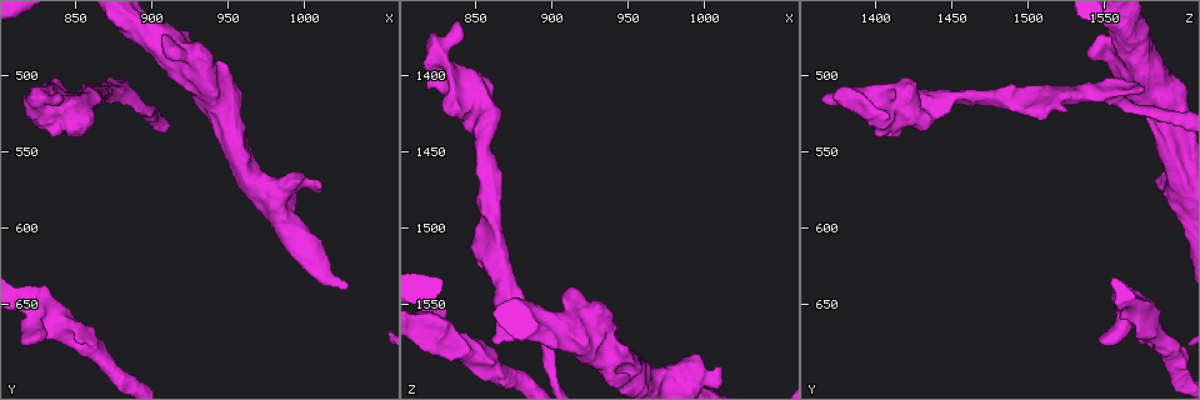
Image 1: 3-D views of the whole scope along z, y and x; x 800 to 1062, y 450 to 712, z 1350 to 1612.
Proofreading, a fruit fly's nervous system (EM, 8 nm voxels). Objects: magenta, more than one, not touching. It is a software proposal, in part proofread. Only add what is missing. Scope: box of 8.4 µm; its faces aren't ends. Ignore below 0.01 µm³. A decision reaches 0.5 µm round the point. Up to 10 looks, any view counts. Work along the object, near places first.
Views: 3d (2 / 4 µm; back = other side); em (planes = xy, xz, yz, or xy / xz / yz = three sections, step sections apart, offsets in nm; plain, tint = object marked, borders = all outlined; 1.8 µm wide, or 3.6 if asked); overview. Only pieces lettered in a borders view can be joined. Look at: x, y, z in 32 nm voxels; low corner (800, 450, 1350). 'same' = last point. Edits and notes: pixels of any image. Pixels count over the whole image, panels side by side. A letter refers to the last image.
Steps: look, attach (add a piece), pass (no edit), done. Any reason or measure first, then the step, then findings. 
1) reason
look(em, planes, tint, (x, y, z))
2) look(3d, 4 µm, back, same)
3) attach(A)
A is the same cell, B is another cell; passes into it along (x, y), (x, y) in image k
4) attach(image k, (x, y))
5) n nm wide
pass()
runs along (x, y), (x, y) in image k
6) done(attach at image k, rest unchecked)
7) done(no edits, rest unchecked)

an open end
look(3d, 4 µm, (828, 672, 1556))

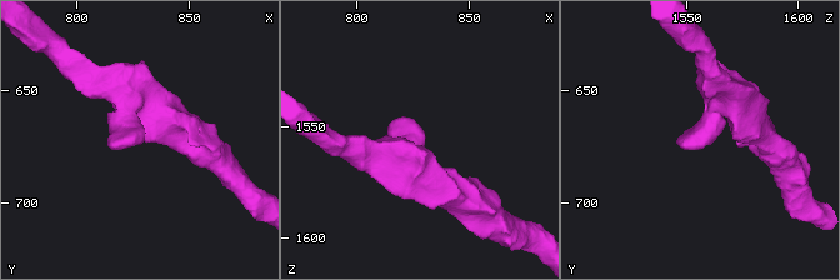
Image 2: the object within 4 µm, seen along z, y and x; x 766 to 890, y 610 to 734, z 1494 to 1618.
need the tissue
look(em, planes, borders, (829, 672, 1556))

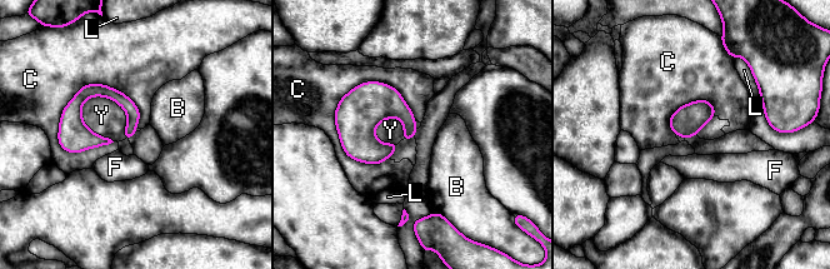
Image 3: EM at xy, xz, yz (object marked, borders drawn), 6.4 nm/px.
C touches over 600 nm
pass()
B, C, F, L and Y are other cells; border along (141, 114), (84, 84), (56, 140) in image 3; no lettered piece goes on from it

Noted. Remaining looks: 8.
sharp bend
look(3d, 4 µm, (986, 572, 1590))

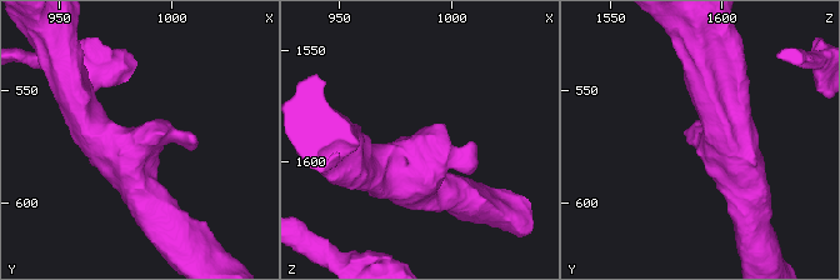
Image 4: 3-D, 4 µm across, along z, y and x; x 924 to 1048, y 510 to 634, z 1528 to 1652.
arms of 200, 750 nm; now the EM
look(em, 3.6 µm, planes, borders, (987, 573, 1593))

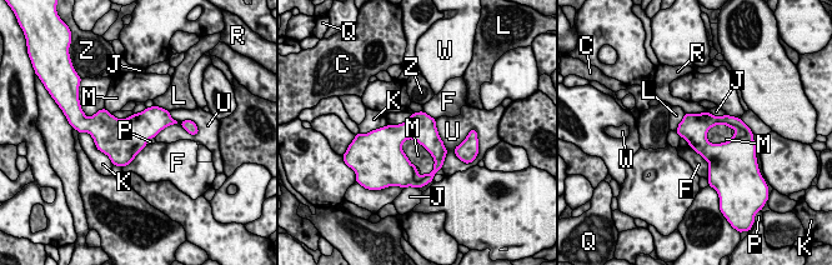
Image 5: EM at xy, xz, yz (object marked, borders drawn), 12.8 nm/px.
360 nm wide
pass()
C, F, J, K, L, M, P, Q, R, U, W and Z are other cells; border along (407, 138), (431, 155), (430, 174) in image 5; no lettered piece goes on from it

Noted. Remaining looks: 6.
free end
look(3d, 4 µm, back, (862, 508, 1576))

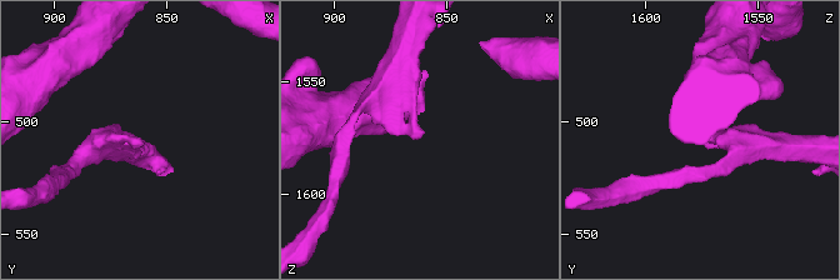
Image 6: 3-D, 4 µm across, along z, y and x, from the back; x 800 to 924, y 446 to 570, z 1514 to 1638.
need the tissue
look(em, planes, borders, (862, 510, 1576))

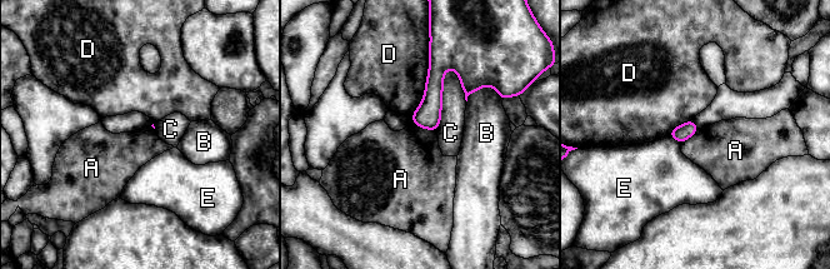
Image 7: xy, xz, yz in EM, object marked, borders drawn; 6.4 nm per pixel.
pass()
A, B, C, D and E are other cells; runs along (475, 85), (445, 66), (415, 118) in image 7; none of them fits

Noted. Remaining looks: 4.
thick end
look(em, 3.6 µm, planes, plain, (832, 506, 1398))

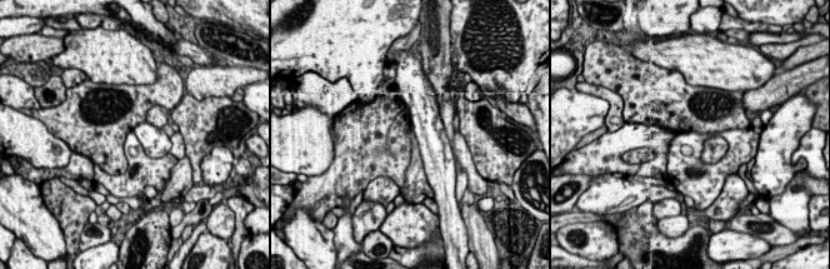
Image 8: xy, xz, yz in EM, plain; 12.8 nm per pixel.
look(em, 3.6 µm, planes, borders, same)

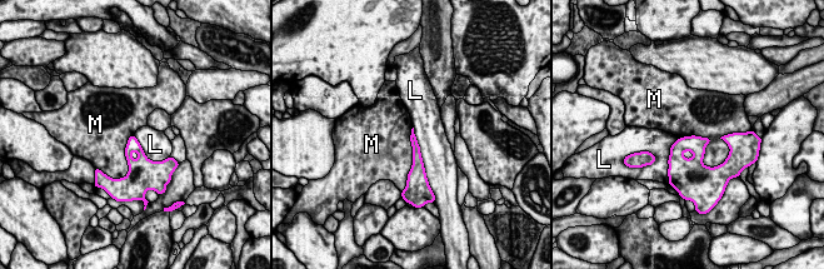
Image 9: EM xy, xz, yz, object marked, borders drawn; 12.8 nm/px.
pass()
L and M are other cells; border along (734, 131), (680, 137) in image 9; no lettered piece goes on from it

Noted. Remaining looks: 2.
done(no edits, rest unchecked)

